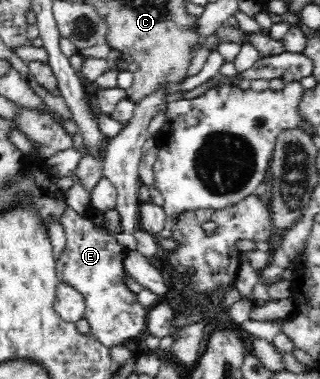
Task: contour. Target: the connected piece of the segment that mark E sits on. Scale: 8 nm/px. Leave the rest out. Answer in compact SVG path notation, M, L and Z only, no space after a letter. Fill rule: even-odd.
M67 203L64 207L64 212L60 214L59 223L64 228L66 246L56 262L57 278L61 283L72 286L83 295L86 306L83 318L89 323L90 334L108 349L123 345L125 340L139 336L145 330L149 309L137 302L137 292L129 287L129 276L124 267L124 260L130 250L119 244L106 225L103 228L95 226L95 222L92 220L95 210L92 206L89 211L91 216L79 216Z

